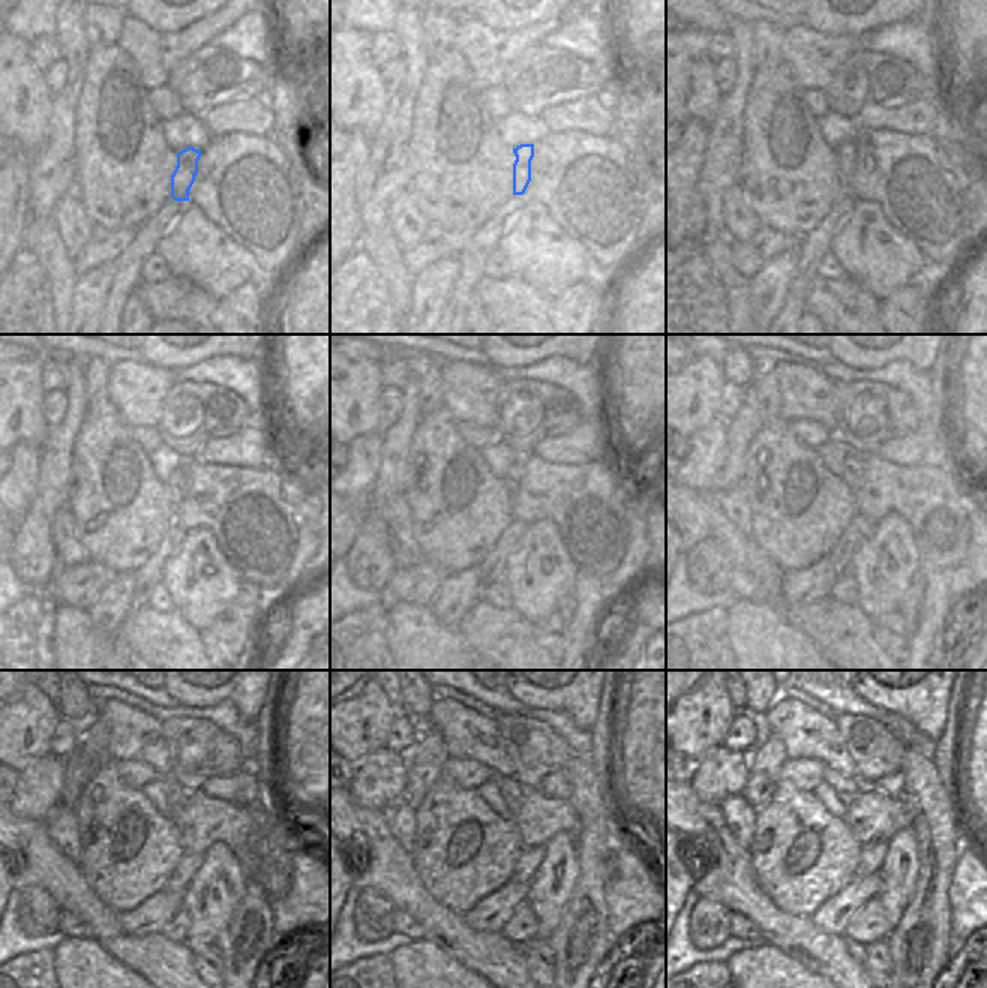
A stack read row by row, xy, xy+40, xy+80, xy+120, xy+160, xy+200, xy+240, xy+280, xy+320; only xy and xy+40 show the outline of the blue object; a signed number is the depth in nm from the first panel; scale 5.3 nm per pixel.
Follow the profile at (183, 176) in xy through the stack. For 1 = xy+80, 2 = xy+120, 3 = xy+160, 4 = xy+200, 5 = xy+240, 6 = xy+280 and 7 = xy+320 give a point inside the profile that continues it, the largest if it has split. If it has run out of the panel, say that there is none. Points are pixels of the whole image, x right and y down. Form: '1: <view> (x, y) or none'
1: xy+80 (848, 152)
2: xy+120 (177, 485)
3: xy+160 (513, 477)
4: xy+200 (854, 464)
5: xy+240 (177, 796)
6: xy+280 (513, 793)
7: xy+320 (846, 790)

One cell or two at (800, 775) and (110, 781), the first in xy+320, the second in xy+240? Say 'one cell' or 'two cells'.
two cells

